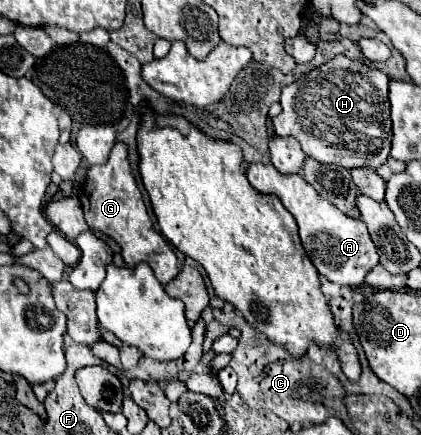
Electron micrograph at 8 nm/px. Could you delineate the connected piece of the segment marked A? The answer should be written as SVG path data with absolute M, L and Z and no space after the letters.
M250 164L248 182L262 194L274 194L282 200L282 204L292 212L292 216L298 222L302 246L316 266L316 270L328 278L330 282L336 282L340 286L362 286L364 276L378 264L378 252L374 242L368 236L366 224L358 218L350 218L334 204L324 200L300 174L286 176L280 174L272 164Z

